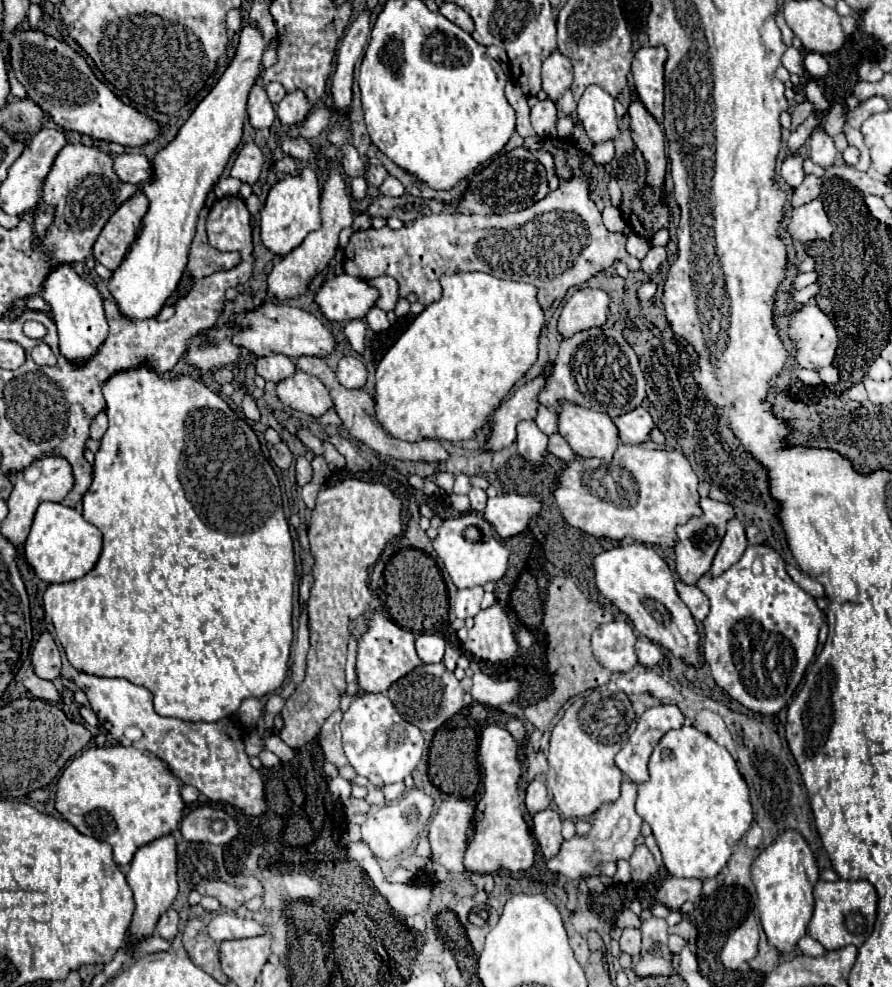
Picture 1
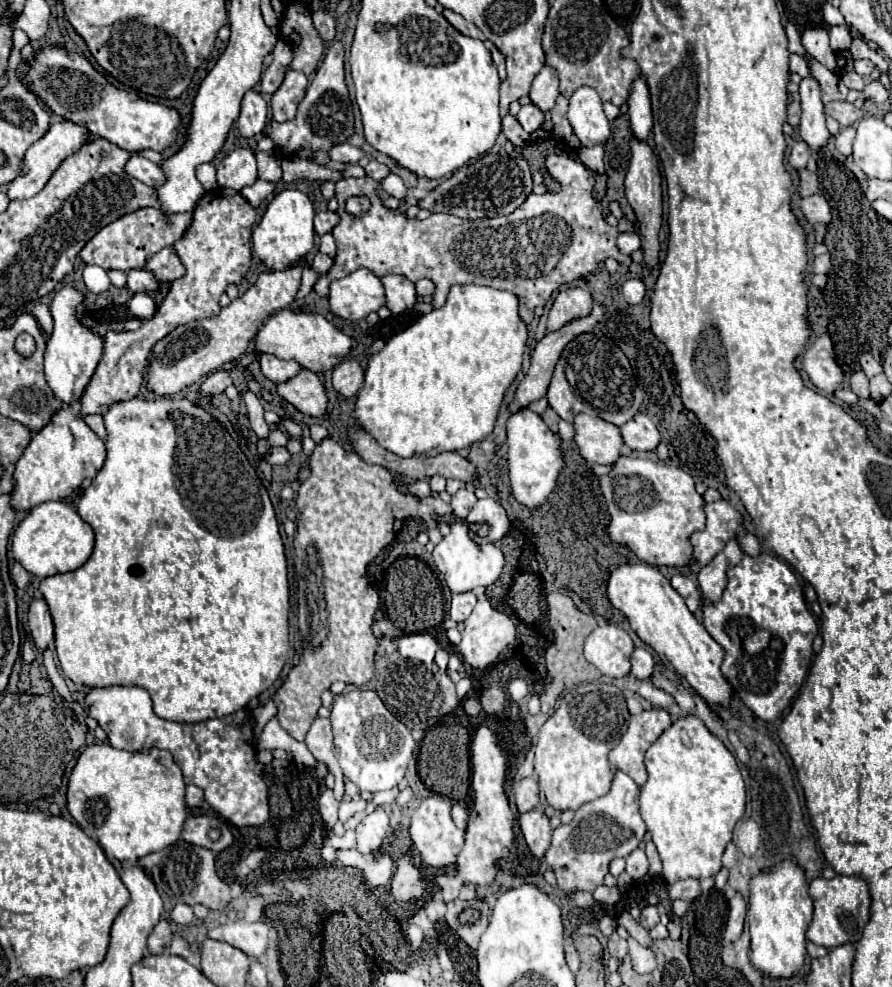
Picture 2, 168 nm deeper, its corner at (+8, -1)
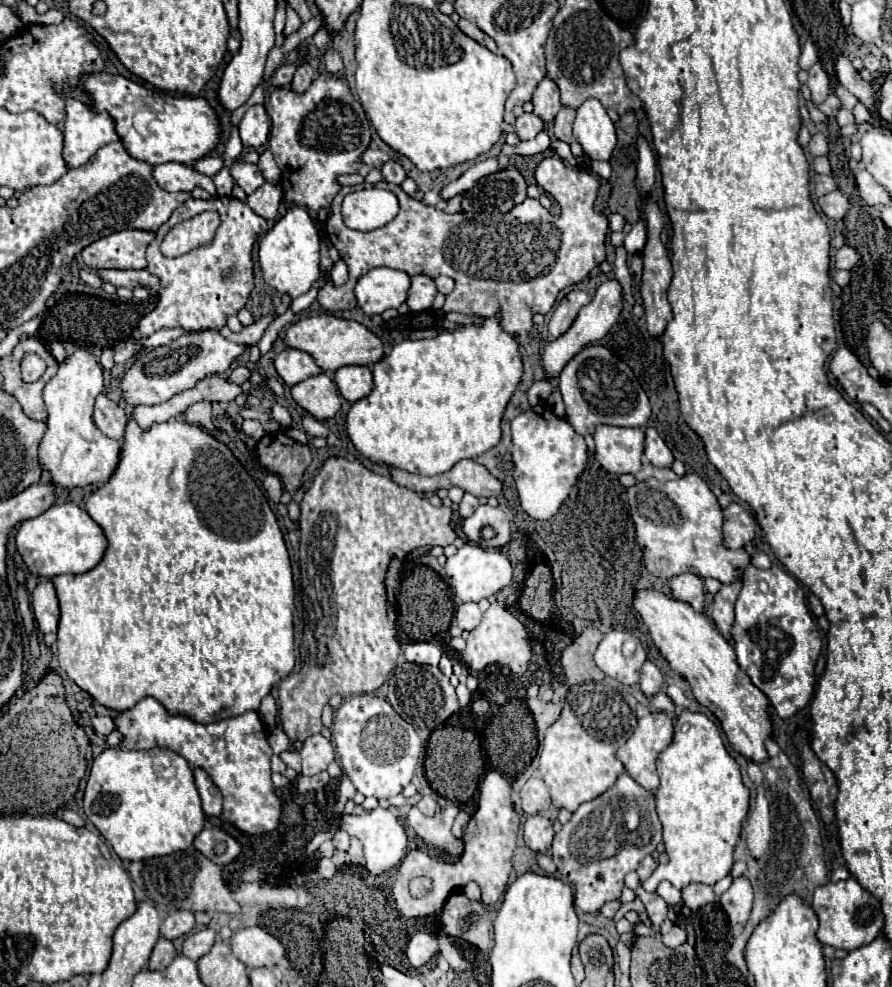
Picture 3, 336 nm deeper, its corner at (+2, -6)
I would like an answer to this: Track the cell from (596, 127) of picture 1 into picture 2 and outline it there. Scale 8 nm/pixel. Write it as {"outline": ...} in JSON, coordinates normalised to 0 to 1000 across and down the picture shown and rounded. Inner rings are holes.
{"outline":[[[661,87],[648,89],[639,99],[637,122],[652,148],[677,146],[684,138],[684,124],[677,118],[675,101]]]}

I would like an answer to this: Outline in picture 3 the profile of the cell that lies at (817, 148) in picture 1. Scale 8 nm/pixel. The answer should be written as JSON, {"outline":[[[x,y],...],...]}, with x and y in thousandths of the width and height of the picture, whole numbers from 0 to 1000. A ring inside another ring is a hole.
{"outline":[[[915,62],[910,68],[908,68],[908,78],[906,78],[906,88],[908,88],[908,92],[910,92],[910,102],[924,102],[926,98],[928,98],[928,94],[930,94],[930,80],[928,80],[928,76],[926,76],[926,72],[924,72],[924,68],[922,68],[922,64],[919,62]]]}

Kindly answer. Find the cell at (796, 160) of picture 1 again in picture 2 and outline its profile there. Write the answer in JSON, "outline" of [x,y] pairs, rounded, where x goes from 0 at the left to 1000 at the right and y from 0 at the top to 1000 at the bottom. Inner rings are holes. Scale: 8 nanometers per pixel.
{"outline":[[[895,142],[895,144],[888,148],[888,152],[886,152],[886,158],[883,158],[883,164],[886,164],[888,172],[892,172],[892,174],[901,172],[901,170],[904,170],[904,164],[906,164],[906,160],[908,160],[908,154],[906,154],[904,146],[901,146],[899,142]]]}

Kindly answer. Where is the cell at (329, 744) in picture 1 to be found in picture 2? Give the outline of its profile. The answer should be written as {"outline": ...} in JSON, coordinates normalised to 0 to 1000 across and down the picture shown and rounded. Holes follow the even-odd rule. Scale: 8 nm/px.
{"outline":[[[354,727],[350,738],[343,744],[343,756],[352,764],[357,772],[363,772],[368,780],[374,784],[376,793],[373,803],[379,812],[382,812],[387,803],[386,786],[382,777],[374,766],[374,754],[372,754],[372,736],[368,727]]]}

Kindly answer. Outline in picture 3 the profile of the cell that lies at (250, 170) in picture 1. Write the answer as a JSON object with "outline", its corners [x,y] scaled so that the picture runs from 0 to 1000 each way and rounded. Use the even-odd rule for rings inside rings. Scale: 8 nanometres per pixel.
{"outline":[[[265,163],[260,167],[260,179],[276,194],[276,198],[285,196],[296,185],[294,175],[289,173],[289,169],[283,167],[283,165],[271,165],[271,163]]]}

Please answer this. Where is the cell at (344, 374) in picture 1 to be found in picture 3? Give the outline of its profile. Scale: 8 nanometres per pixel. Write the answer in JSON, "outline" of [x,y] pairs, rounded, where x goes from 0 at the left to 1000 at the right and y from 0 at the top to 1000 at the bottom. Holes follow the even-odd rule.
{"outline":[[[401,370],[381,372],[379,376],[374,376],[374,388],[379,390],[383,402],[390,404],[392,408],[410,402],[419,392],[415,372],[401,372]]]}

